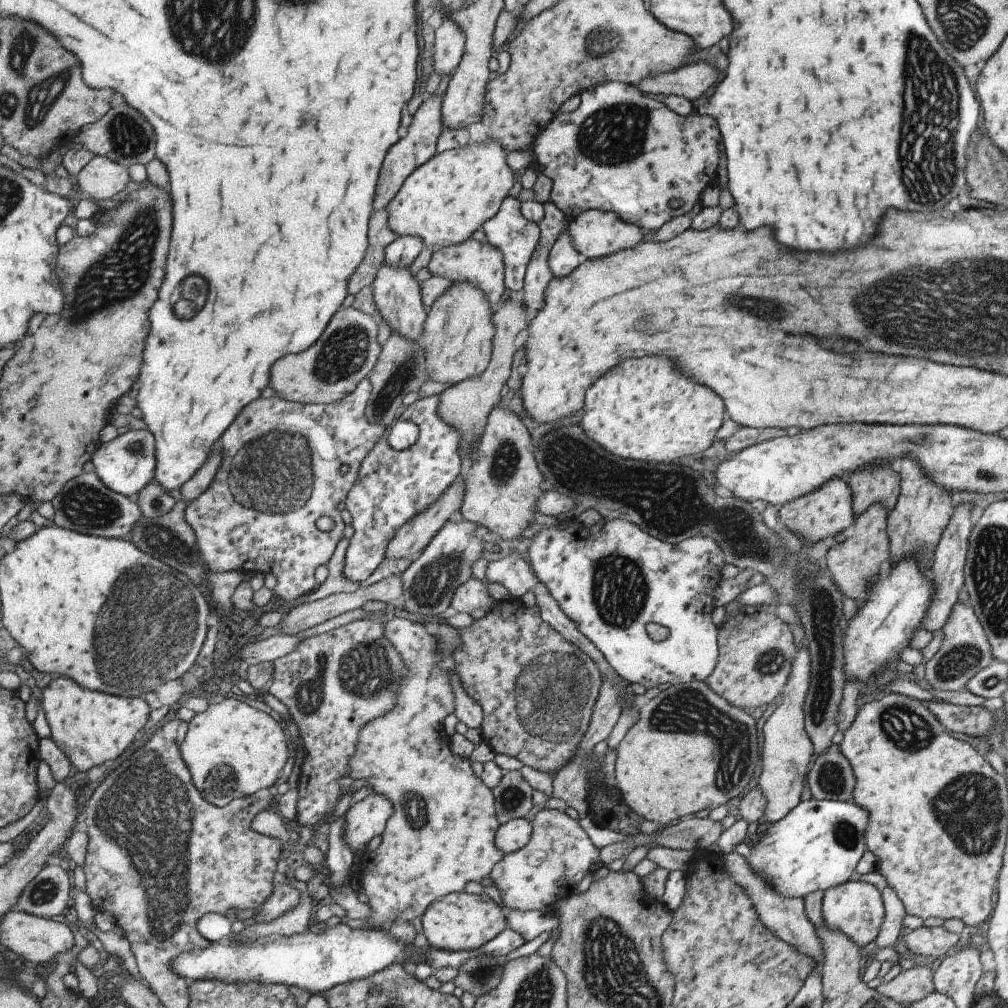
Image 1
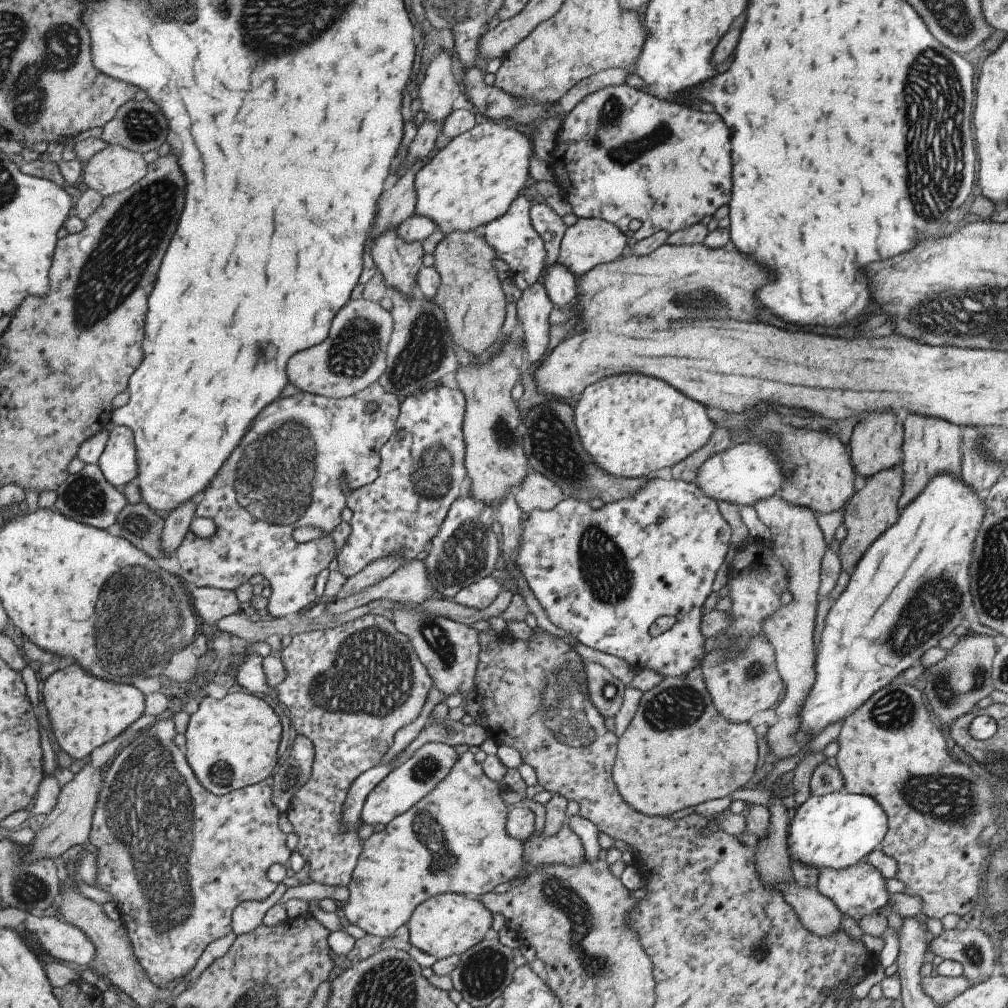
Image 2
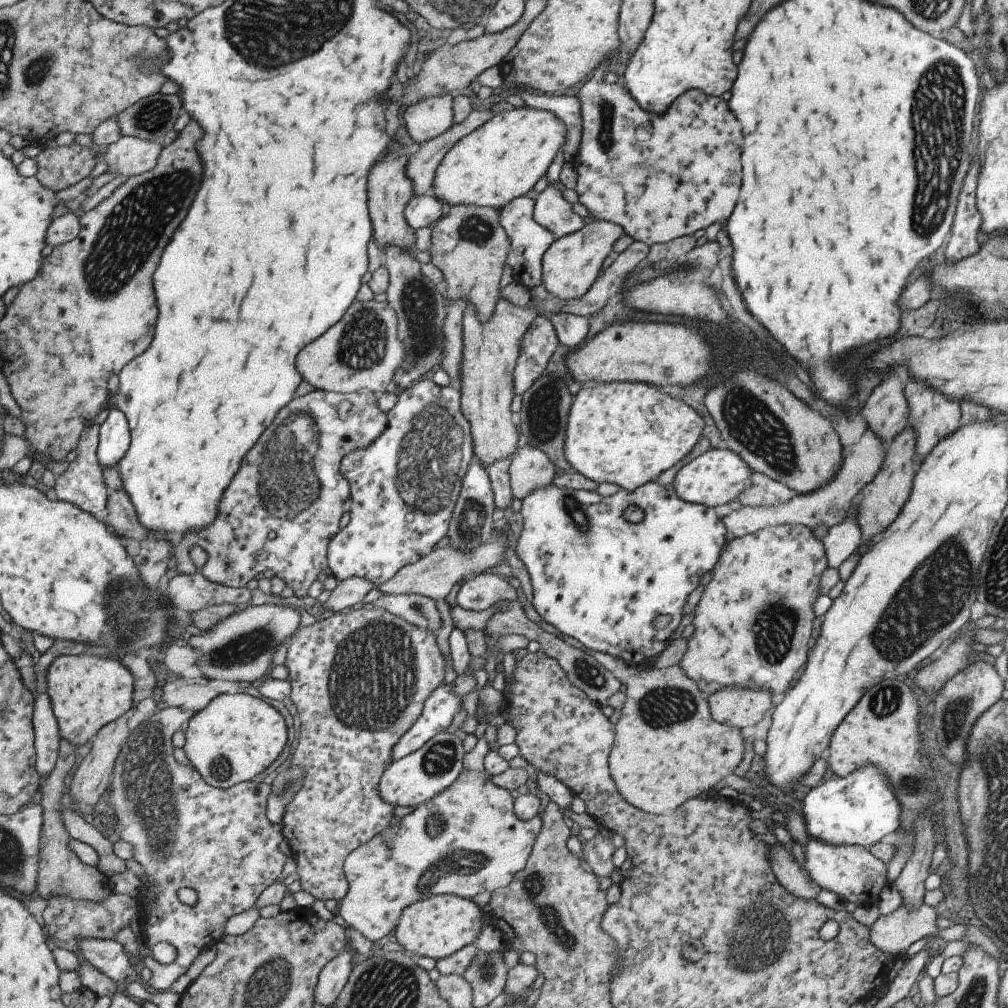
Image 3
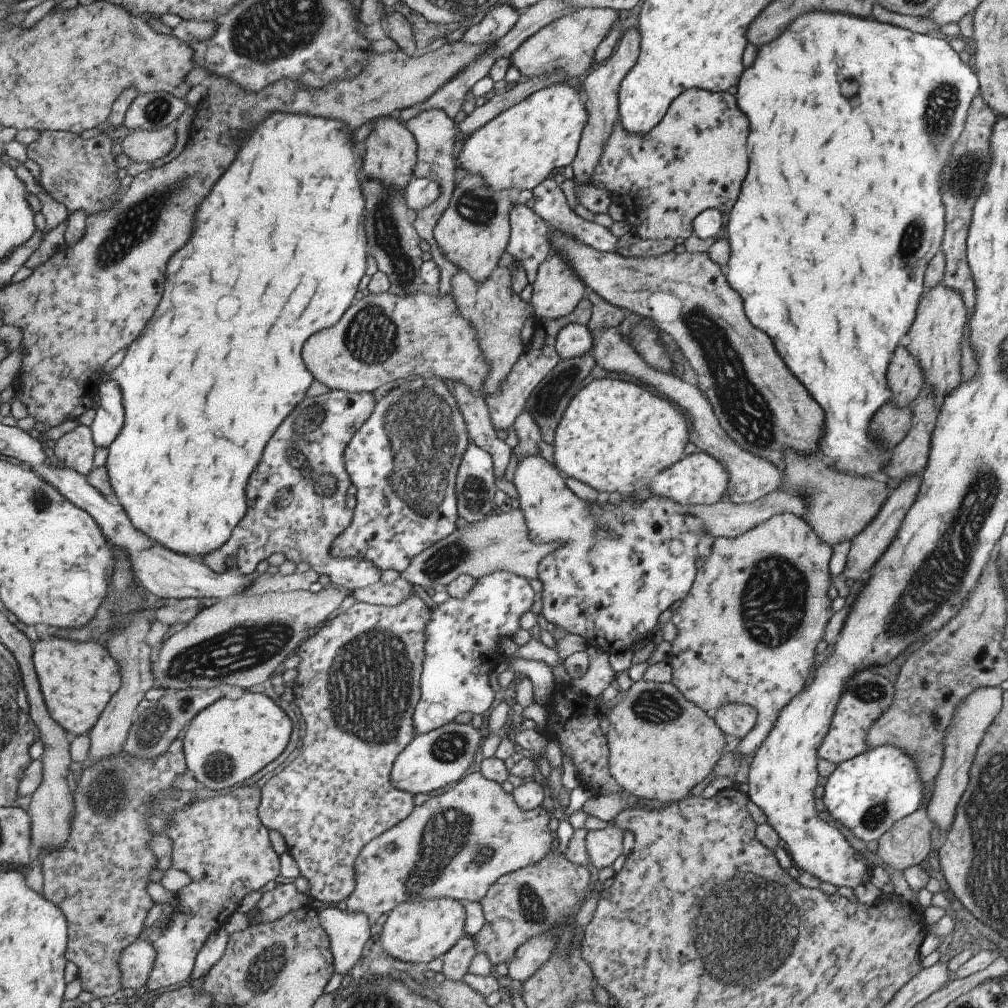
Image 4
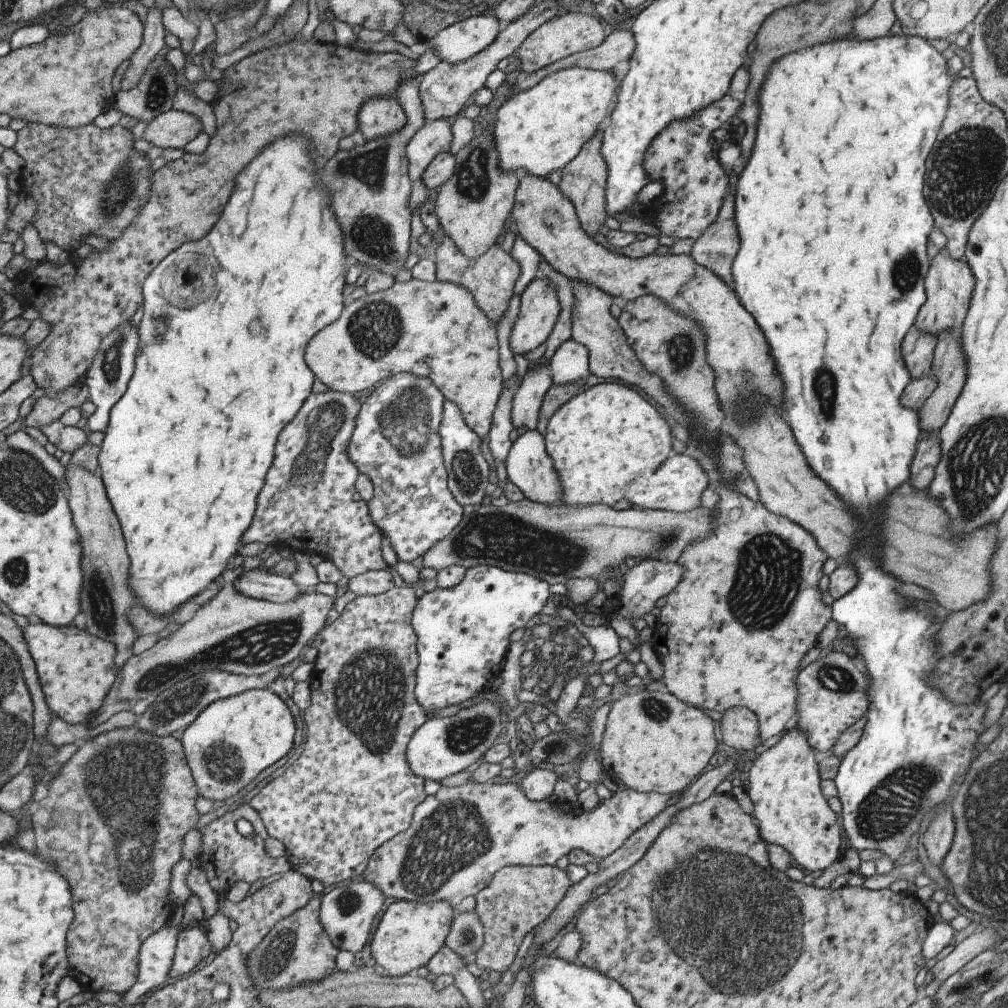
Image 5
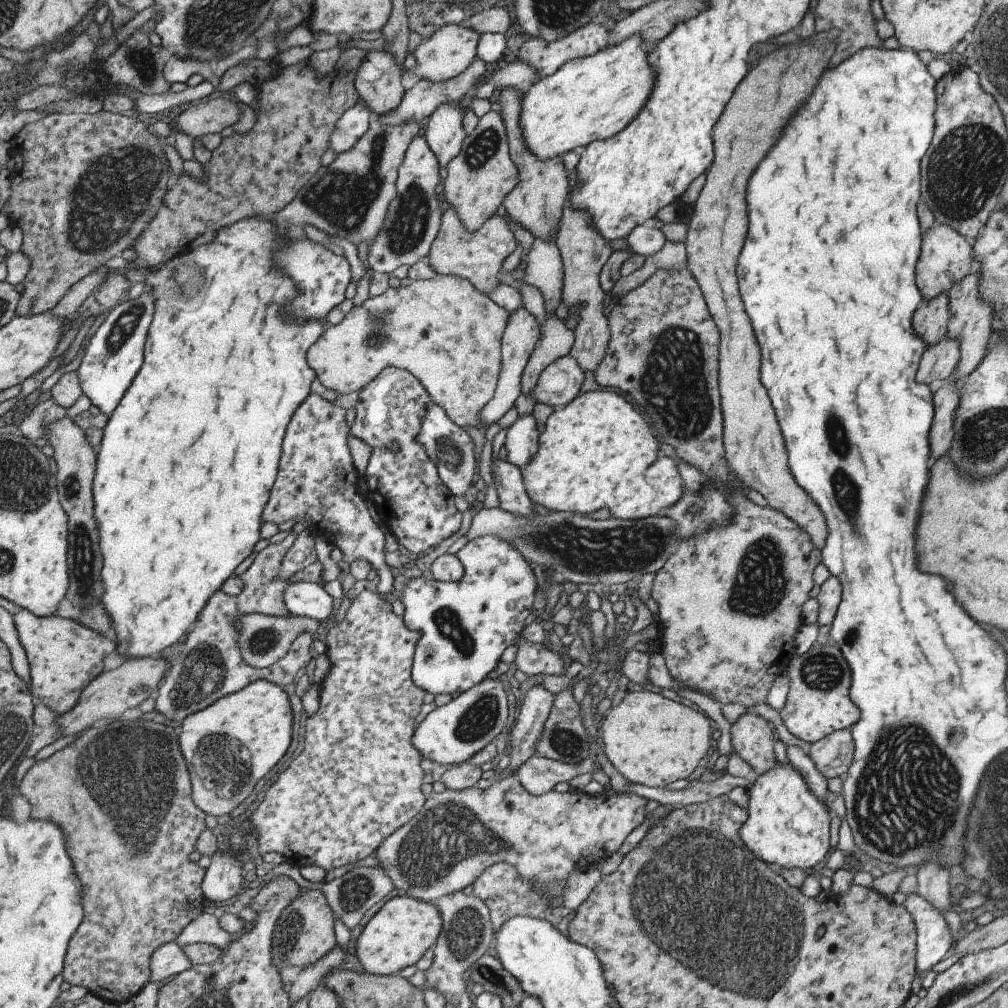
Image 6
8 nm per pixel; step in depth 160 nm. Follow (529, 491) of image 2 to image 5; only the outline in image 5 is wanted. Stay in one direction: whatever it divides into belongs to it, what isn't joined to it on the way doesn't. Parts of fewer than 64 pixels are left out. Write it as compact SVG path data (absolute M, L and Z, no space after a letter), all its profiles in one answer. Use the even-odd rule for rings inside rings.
M537 360L533 362L534 368L530 373L523 376L520 385L516 388L514 395L512 396L512 401L510 404L510 421L513 428L520 432L525 431L535 431L536 422L538 417L538 410L541 406L541 401L543 400L543 395L545 391L552 385L552 380L550 378L548 370L548 362Z

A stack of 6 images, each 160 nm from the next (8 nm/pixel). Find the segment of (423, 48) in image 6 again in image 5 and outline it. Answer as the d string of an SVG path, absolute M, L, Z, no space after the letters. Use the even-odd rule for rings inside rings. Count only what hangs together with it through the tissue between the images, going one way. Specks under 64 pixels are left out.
M477 15L445 27L427 40L426 45L435 48L441 61L455 64L486 48L500 29L493 15Z

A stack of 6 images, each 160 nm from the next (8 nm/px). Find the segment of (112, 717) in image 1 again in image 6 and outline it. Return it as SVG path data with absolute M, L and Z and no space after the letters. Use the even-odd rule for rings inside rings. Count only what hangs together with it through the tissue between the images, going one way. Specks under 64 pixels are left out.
M22 609L13 616L19 642L23 646L31 674L29 688L56 715L71 713L80 704L84 690L103 673L105 658L118 644L81 622L68 618L40 617Z

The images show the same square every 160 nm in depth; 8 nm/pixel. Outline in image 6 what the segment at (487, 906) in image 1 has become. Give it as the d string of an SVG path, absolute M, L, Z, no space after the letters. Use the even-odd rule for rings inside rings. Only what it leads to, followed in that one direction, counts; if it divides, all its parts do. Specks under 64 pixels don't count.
M392 897L365 923L355 942L355 955L366 973L392 975L415 964L434 945L441 928L441 917L434 903L413 897Z

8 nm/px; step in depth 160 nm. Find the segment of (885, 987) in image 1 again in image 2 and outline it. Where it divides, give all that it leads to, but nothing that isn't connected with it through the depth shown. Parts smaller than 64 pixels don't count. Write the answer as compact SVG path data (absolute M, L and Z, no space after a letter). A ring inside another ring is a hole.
M935 973L920 978L921 990L937 1005L944 1005L953 997L961 994L965 989L972 987L967 977L963 974L958 977L942 977Z

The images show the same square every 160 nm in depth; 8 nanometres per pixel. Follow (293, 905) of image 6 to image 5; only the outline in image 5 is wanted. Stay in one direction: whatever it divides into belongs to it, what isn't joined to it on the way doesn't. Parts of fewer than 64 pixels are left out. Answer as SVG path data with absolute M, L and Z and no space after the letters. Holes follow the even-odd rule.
M314 895L309 902L288 917L278 920L269 932L257 943L257 946L249 951L245 957L245 968L252 985L259 991L267 989L292 989L303 983L316 983L323 980L327 975L334 972L335 956L338 948L329 940L319 922L320 899Z

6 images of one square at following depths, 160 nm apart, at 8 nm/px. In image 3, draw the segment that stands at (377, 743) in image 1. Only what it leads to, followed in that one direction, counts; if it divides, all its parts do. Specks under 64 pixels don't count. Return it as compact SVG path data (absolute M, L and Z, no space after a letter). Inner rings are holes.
M481 737L476 742L475 746L463 755L460 773L449 786L446 786L441 792L428 798L420 805L417 805L412 812L400 818L396 824L385 827L380 833L377 833L373 838L370 838L361 846L358 846L355 850L352 850L348 856L345 857L342 869L348 882L348 889L345 896L337 902L337 908L334 912L337 919L345 922L351 929L357 930L359 934L362 934L367 940L371 941L371 943L375 941L381 942L385 940L387 933L391 932L391 930L397 926L401 911L411 903L429 898L433 895L442 895L445 893L464 899L471 899L475 894L479 894L479 892L492 893L495 889L503 888L512 881L513 875L525 866L527 857L532 849L532 844L534 843L537 833L540 831L541 821L538 815L535 815L528 821L520 821L514 815L514 799L511 797L511 794L509 794L509 791L498 787L492 780L489 780L489 778L483 778L484 766L482 765L482 760L489 751L485 739Z

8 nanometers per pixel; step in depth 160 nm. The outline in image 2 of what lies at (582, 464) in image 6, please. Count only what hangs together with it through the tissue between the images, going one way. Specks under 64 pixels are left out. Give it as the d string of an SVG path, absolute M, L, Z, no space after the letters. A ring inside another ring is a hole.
M617 374L603 378L595 384L588 384L572 411L576 433L588 457L591 457L602 471L616 477L645 477L659 468L673 466L699 450L716 428L700 402L673 390L661 380L641 374ZM739 443L710 456L696 472L695 484L710 499L723 500L735 505L750 505L779 494L784 482L780 460L773 450L761 443Z

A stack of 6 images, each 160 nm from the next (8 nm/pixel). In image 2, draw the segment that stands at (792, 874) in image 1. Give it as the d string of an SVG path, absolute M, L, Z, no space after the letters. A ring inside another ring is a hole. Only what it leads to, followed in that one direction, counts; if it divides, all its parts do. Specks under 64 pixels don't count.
M844 789L823 796L810 795L793 812L786 828L788 858L801 866L820 869L846 869L877 848L886 831L886 816L880 806L868 796L854 795Z

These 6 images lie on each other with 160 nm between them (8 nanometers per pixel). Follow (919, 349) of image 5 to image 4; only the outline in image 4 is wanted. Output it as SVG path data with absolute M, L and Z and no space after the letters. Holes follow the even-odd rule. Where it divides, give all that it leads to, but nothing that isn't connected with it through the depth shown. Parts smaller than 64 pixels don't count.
M899 346L895 350L885 372L885 382L891 390L889 404L895 408L910 406L909 402L919 394L919 389L924 384L922 374L912 355L905 352L905 348Z

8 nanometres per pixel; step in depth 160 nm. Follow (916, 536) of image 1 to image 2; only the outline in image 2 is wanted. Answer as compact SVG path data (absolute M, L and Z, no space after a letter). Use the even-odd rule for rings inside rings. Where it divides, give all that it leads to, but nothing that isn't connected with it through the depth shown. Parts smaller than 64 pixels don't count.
M911 414L902 424L901 463L902 489L897 501L899 513L925 488L925 485L937 475L949 475L958 478L960 474L961 428L946 420L923 415Z

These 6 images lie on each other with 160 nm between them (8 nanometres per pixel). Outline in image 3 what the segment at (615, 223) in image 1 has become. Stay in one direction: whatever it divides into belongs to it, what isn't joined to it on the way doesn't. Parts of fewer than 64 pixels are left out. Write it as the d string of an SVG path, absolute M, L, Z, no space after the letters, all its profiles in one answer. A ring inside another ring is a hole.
M592 221L579 230L555 239L541 259L542 285L548 296L559 301L579 298L598 277L599 269L612 257L611 248L623 234L619 225L607 221Z

